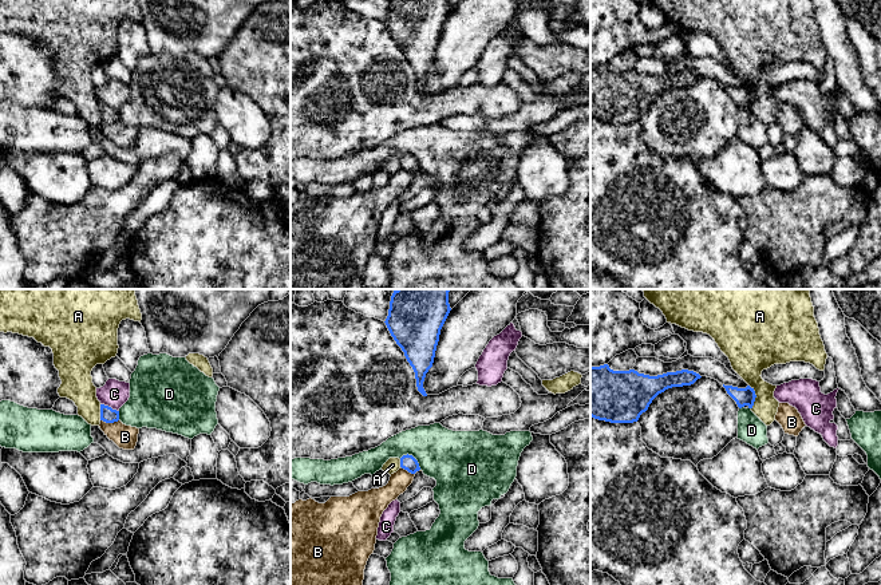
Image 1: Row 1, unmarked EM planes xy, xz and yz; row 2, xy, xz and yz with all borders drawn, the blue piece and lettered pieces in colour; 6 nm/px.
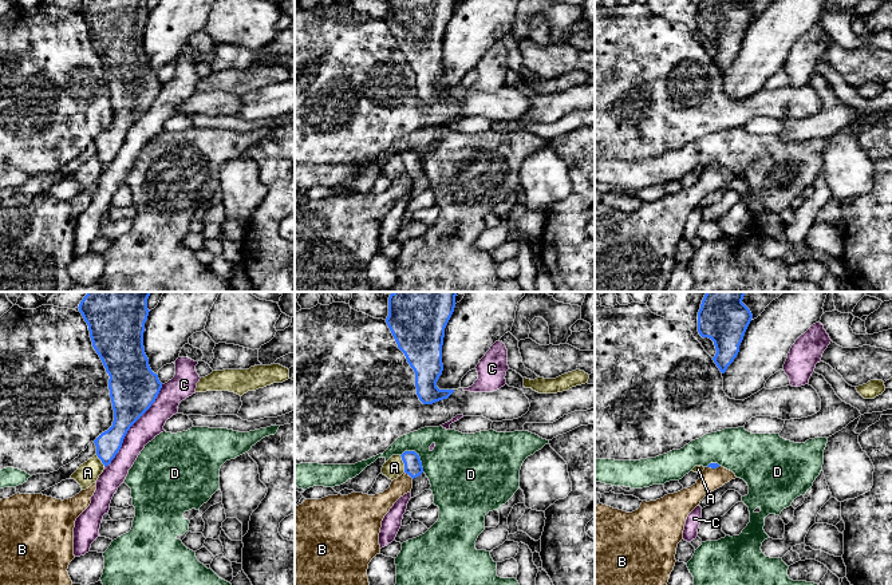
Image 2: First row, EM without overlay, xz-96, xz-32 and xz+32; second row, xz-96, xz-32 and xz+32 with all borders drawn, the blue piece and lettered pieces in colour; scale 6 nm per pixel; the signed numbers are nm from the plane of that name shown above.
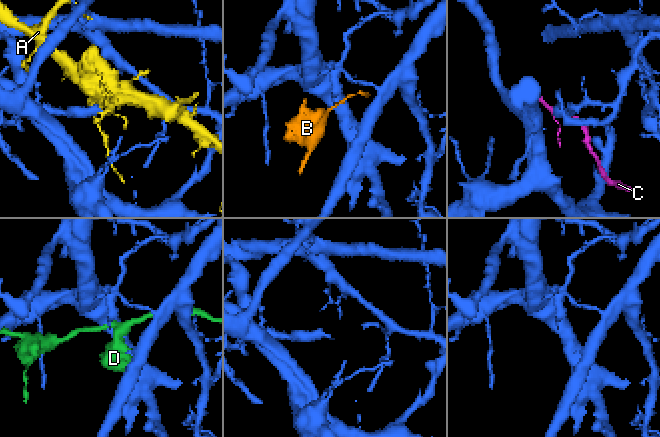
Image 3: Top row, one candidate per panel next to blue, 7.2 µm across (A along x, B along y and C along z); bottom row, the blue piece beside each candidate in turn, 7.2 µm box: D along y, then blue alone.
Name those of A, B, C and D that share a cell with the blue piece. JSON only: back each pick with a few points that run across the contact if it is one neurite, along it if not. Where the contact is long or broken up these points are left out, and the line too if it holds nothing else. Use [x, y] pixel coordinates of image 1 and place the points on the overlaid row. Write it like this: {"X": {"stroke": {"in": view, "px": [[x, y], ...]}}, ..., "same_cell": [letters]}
{"same_cell": []}

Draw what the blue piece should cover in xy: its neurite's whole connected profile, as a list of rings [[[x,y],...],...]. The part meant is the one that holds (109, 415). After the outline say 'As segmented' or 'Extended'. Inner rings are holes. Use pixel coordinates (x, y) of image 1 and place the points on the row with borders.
[[[100,404],[100,420],[106,423],[114,423],[119,420],[119,411],[112,410],[108,406]]]. As segmented

